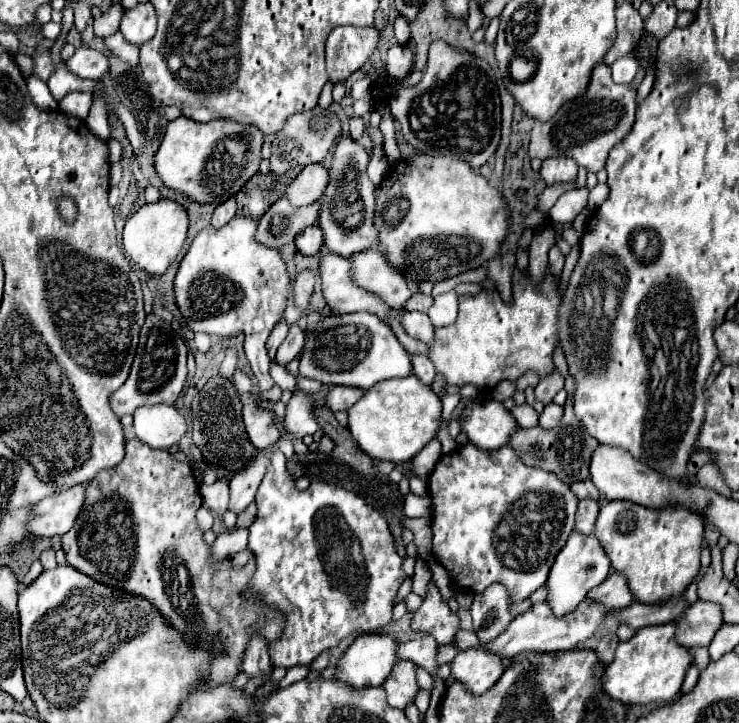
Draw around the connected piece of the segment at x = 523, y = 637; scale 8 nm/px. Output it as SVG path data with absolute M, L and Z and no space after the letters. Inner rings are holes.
M584 599L578 609L574 613L568 613L564 617L556 617L552 611L550 611L550 605L544 601L544 603L538 603L538 605L532 605L526 613L518 615L502 635L498 635L496 639L492 641L486 641L482 643L476 635L474 629L458 629L456 635L454 635L454 641L452 645L460 651L468 651L468 649L486 649L488 653L494 653L498 657L514 657L514 655L520 655L520 653L556 653L556 651L568 651L568 649L574 649L576 643L580 641L586 641L588 637L596 635L598 633L598 627L602 625L606 617L606 609L602 609L602 605L594 605L594 601L588 601Z

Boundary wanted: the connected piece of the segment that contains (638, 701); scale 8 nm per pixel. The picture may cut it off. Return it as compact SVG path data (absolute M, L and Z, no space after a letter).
M672 623L642 627L634 633L632 639L618 643L614 661L606 665L606 671L602 675L602 687L612 699L624 705L666 705L678 697L690 663L690 651L682 649L678 641L674 641Z

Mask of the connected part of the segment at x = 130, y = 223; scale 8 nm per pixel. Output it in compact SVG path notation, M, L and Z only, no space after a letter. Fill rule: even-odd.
M160 199L150 205L142 205L124 225L124 249L126 255L150 275L162 275L170 263L180 255L188 233L188 213L176 201Z

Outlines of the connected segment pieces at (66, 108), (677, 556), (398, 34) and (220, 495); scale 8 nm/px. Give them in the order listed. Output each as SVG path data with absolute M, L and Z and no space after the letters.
M70 93L68 97L64 97L64 101L58 103L62 113L74 115L78 119L86 119L88 117L90 105L92 105L92 95L90 93Z
M608 501L600 507L600 515L594 527L594 537L602 543L610 559L610 567L618 573L626 573L632 597L640 603L656 605L660 601L666 601L668 597L680 597L700 571L700 549L704 539L704 525L702 525L702 517L694 517L694 513L690 513L688 509L656 511L656 509L640 507L632 501Z
M398 17L394 21L394 37L400 45L406 45L410 39L410 29L408 29L408 21L404 17Z
M216 481L210 487L202 485L202 489L204 489L204 505L212 509L218 517L224 517L224 513L228 511L228 485Z

